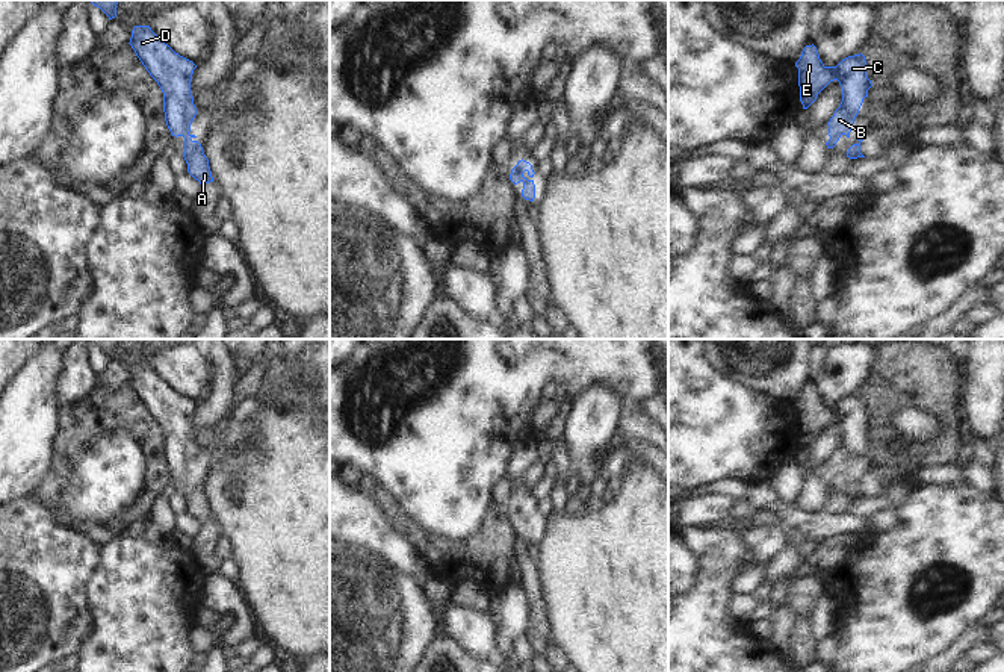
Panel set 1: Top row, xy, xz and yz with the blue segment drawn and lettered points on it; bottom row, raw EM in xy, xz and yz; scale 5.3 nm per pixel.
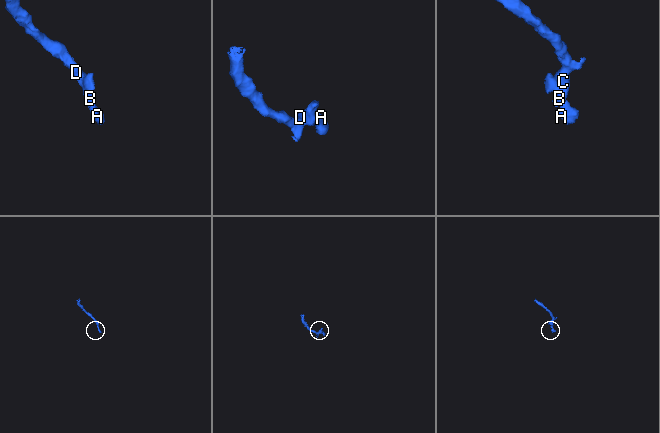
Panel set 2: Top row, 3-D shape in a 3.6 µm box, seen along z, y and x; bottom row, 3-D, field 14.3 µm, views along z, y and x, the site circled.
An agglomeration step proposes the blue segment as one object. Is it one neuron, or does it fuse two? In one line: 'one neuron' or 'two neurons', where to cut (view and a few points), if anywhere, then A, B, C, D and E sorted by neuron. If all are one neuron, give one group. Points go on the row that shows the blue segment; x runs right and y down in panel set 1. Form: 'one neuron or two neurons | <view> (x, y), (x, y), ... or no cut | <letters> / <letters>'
one neuron | no cut | A B C D E

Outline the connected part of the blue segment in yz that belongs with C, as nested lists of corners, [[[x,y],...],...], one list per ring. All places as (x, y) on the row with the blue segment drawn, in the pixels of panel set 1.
[[[812,44],[803,48],[795,67],[798,68],[803,109],[807,109],[830,82],[838,80],[841,85],[842,101],[827,123],[830,139],[826,145],[833,148],[842,135],[850,138],[863,98],[868,97],[868,89],[872,86],[866,76],[865,56],[862,53],[848,56],[836,67],[826,67],[820,59],[817,47]]]

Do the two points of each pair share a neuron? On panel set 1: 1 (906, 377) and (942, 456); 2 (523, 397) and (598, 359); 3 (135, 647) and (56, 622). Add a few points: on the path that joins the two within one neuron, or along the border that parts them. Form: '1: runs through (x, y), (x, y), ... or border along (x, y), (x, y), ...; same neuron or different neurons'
1: runs through (927, 392), (951, 416), (951, 435); same neuron
2: runs through (540, 377), (558, 359), (578, 359); same neuron
3: border along (88, 595), (92, 627), (86, 634); different neurons

